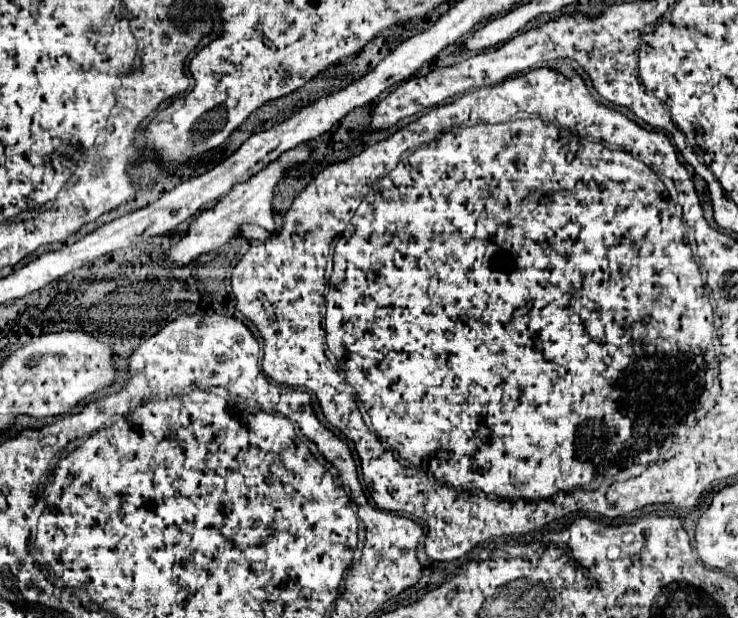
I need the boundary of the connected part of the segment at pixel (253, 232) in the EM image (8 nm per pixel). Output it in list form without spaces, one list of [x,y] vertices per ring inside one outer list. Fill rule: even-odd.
[[[243,225],[241,227],[241,235],[243,237],[247,237],[247,239],[267,239],[271,233],[269,231],[265,231],[263,227],[259,227],[259,225]]]

